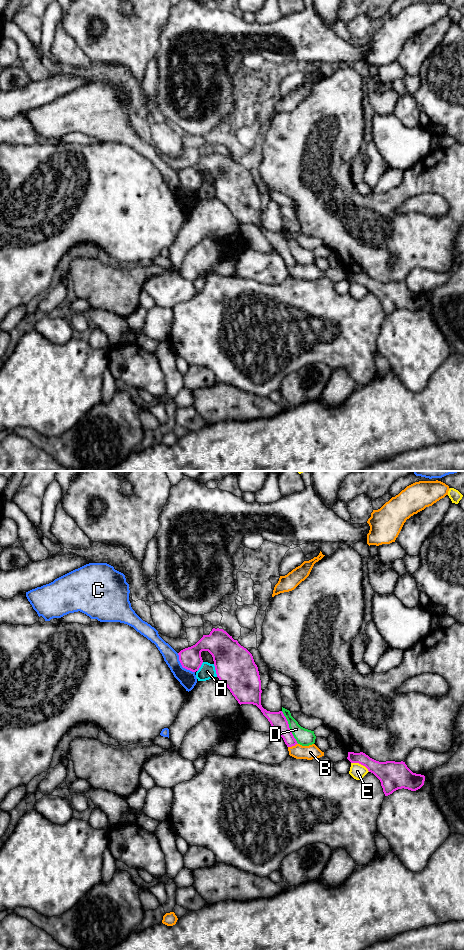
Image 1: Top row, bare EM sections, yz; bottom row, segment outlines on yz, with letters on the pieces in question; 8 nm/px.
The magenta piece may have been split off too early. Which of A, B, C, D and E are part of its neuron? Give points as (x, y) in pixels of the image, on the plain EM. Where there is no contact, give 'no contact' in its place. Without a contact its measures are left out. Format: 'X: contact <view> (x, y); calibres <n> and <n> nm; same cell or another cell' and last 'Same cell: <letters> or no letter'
A: contact yz (216, 190); calibres 320 and 130 nm; another cell
B: contact yz (292, 265); calibres 140 and 120 nm; another cell
C: contact yz (182, 186); calibres 180 and 140 nm; another cell
D: contact yz (288, 247); calibres 140 and 140 nm; another cell
E: contact yz (360, 283); calibres 200 and 120 nm; another cell
Same cell: no letter

